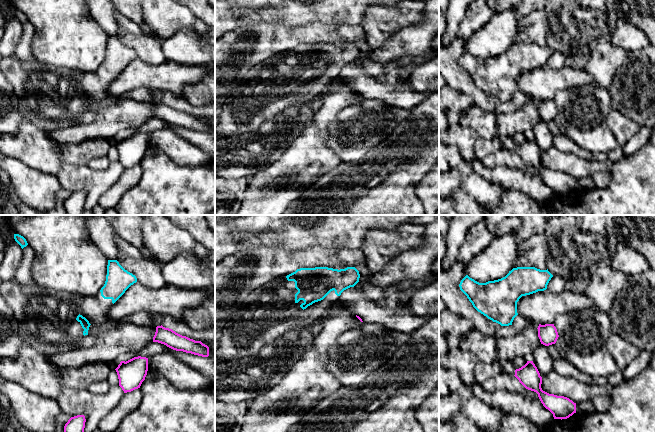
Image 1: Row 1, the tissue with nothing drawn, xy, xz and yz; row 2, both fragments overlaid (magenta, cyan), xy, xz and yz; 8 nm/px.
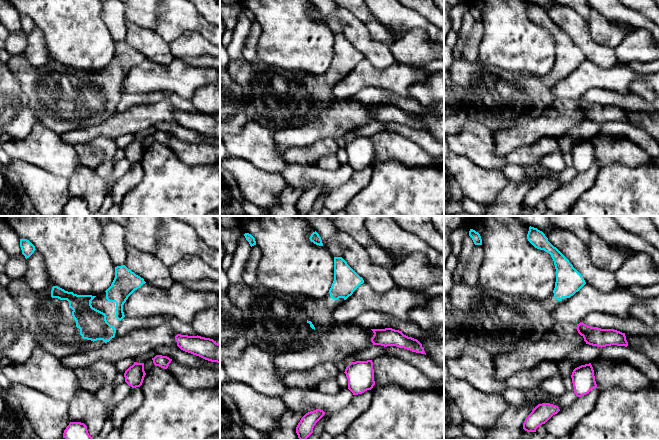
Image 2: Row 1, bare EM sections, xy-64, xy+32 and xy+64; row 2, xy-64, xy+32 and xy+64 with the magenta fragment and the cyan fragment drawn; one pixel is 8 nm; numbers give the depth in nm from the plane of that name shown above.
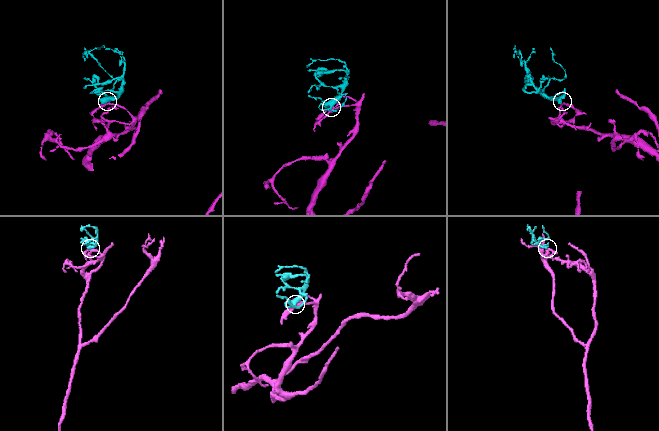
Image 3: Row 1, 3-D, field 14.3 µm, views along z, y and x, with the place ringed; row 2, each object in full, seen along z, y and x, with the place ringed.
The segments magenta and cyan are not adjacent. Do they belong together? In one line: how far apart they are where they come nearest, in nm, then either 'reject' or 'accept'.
190 nm apart; reject

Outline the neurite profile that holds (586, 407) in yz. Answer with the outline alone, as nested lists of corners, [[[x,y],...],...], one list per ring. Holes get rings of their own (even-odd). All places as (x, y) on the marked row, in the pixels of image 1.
[[[584,401],[576,404],[576,412],[579,414],[591,414],[595,412],[592,401]]]

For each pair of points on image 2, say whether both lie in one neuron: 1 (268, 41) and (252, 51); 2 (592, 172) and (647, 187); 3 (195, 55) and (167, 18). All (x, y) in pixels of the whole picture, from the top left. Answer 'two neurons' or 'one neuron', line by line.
1: two neurons
2: two neurons
3: two neurons

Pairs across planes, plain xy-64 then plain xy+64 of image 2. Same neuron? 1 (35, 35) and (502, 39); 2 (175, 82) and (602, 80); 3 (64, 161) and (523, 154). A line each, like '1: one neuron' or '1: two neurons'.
1: two neurons
2: one neuron
3: two neurons

